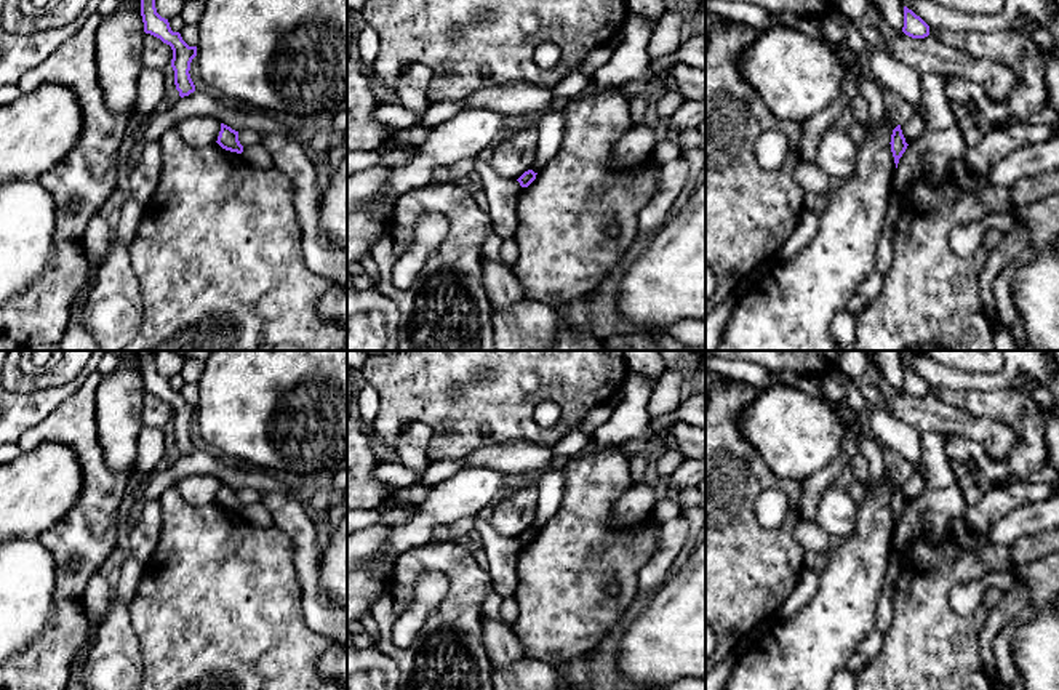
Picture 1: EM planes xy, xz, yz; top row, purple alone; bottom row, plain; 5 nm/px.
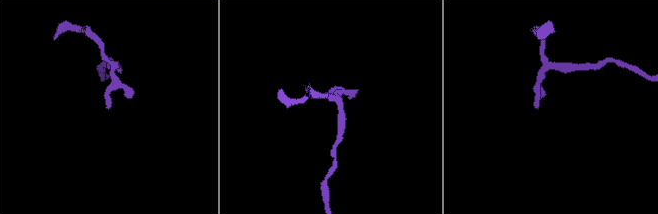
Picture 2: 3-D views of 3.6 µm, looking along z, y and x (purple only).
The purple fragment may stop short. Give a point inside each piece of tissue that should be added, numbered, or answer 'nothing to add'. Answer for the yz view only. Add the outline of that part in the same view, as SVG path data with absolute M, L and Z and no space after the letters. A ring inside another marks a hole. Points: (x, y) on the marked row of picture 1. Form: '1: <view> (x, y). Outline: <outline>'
nothing to add

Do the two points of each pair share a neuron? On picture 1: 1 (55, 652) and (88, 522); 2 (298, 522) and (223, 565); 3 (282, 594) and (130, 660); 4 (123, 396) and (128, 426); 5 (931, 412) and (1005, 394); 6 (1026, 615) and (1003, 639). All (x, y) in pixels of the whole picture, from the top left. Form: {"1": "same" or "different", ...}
{"1": "same", "2": "different", "3": "different", "4": "same", "5": "different", "6": "same"}

